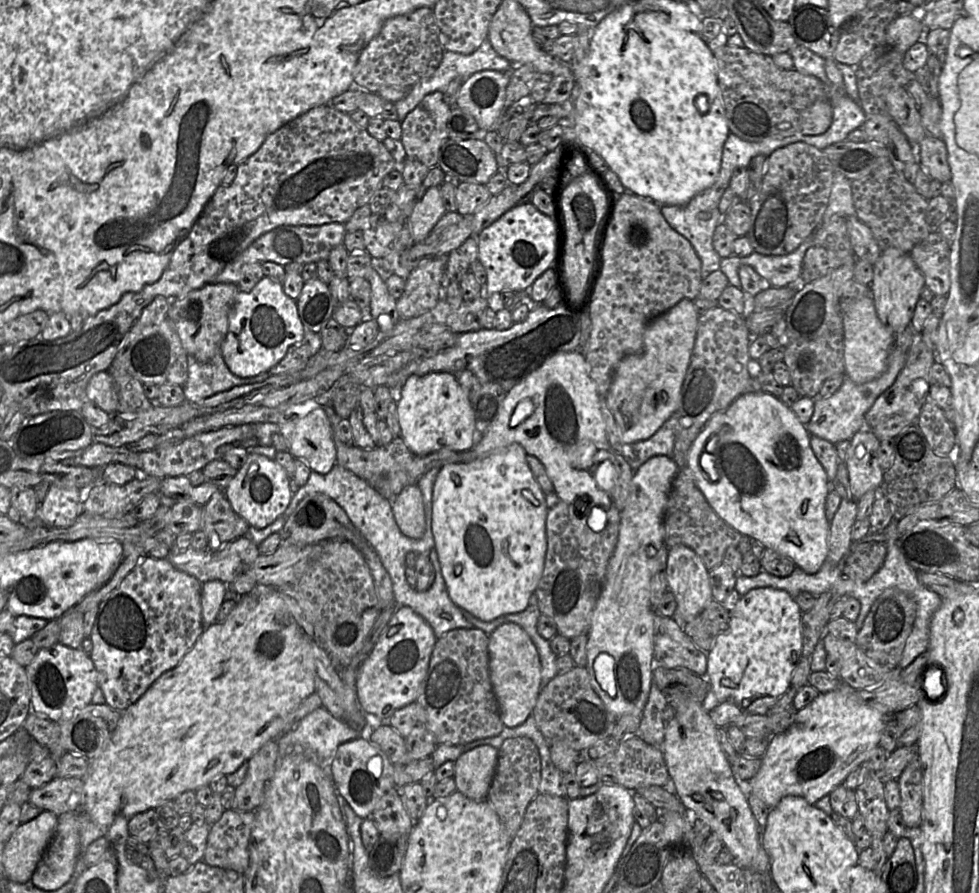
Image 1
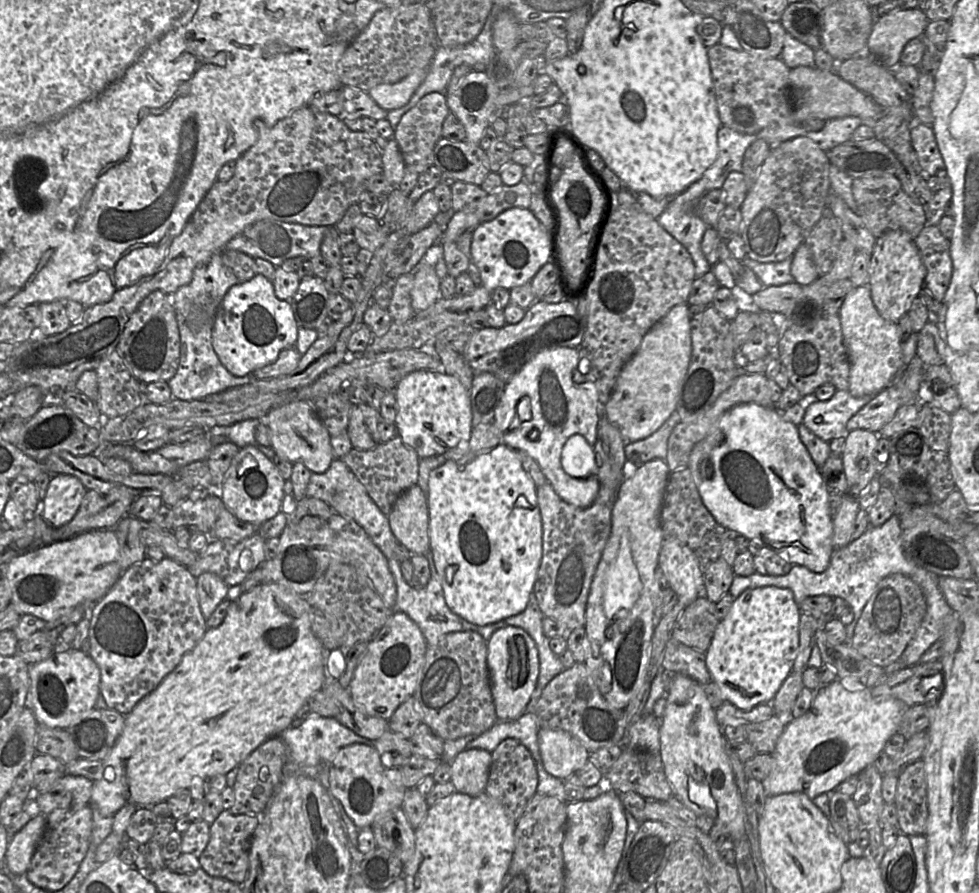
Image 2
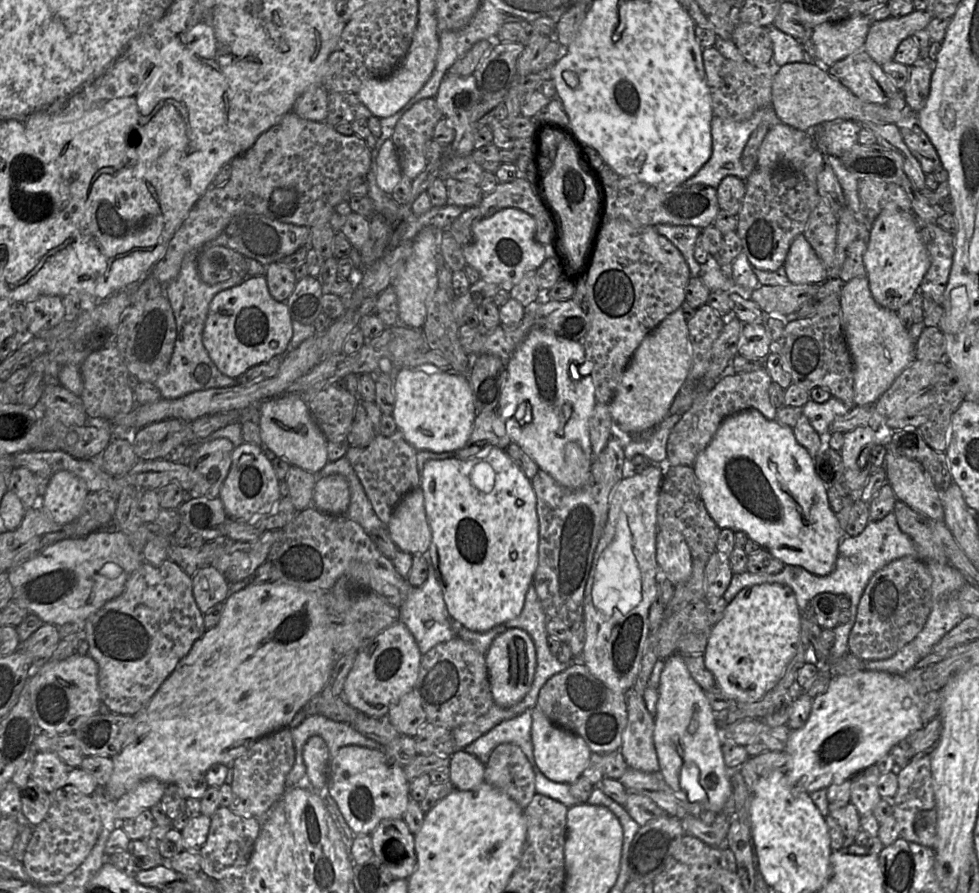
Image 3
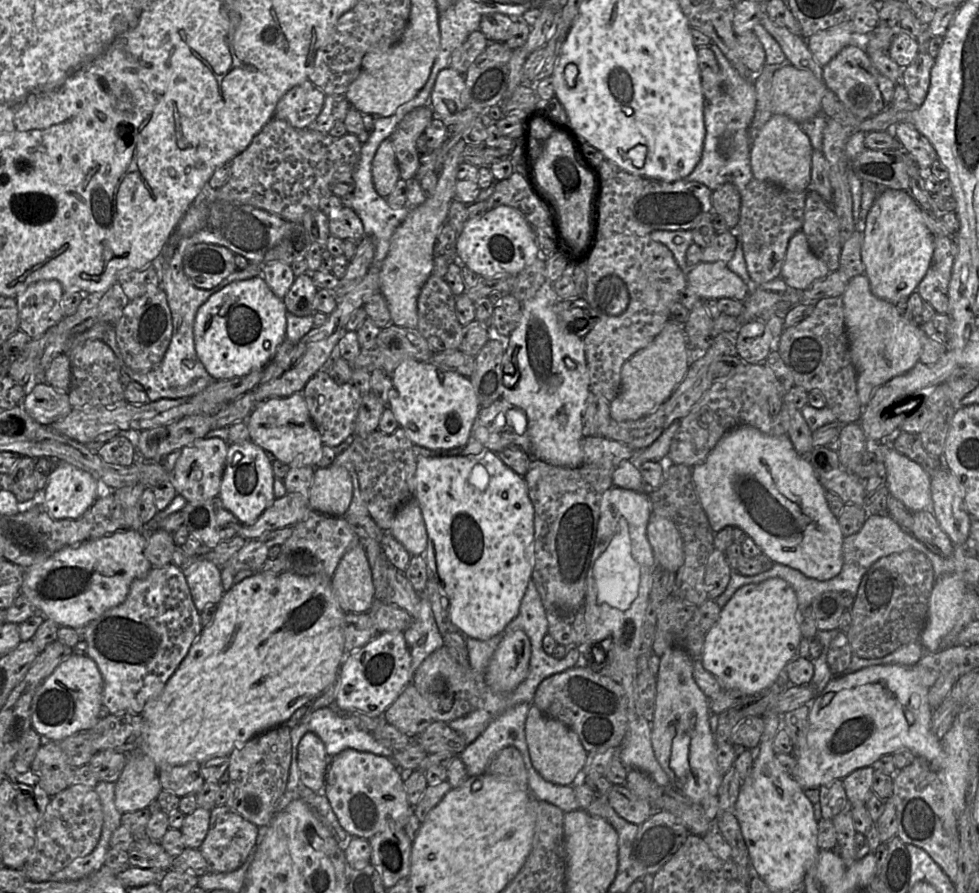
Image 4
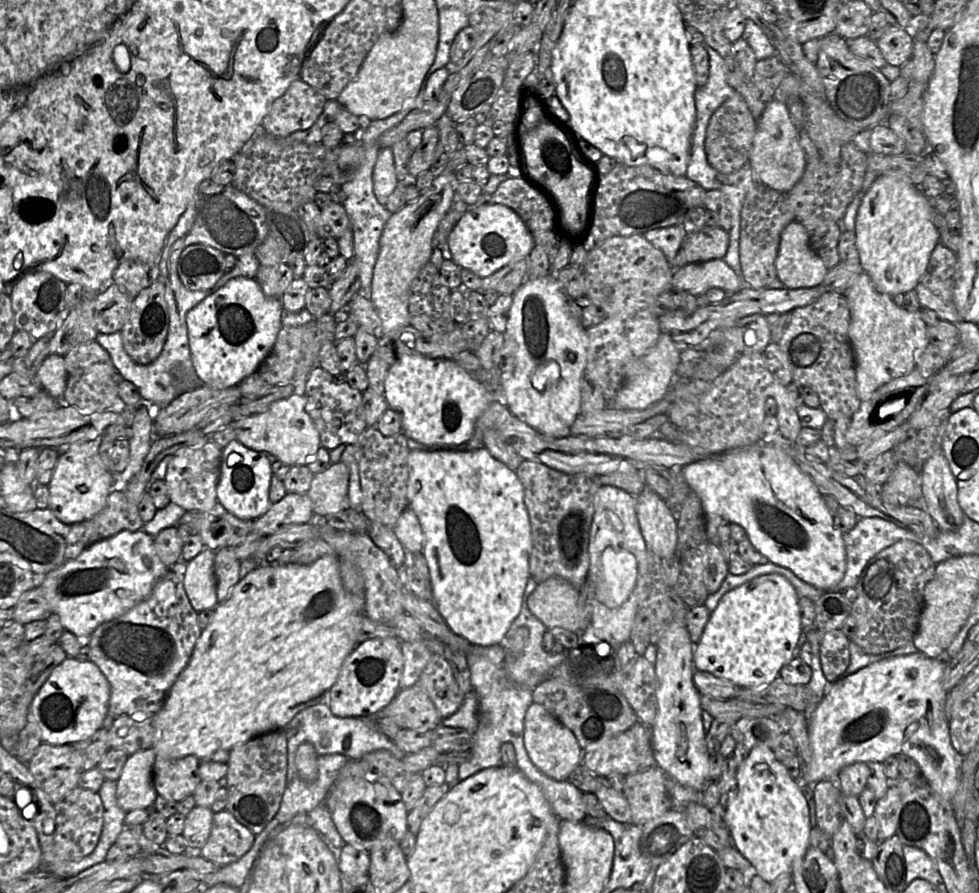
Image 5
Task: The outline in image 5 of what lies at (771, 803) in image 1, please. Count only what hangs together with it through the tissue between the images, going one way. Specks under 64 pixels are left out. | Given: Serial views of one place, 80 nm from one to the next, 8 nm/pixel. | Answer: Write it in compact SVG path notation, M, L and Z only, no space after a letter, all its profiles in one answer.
M920 652L890 657L869 664L855 673L841 677L833 684L828 685L828 689L824 697L815 707L813 712L808 716L808 736L811 746L812 759L808 767L803 764L801 780L807 784L815 784L823 779L836 779L840 769L846 765L856 762L864 762L866 764L871 762L882 763L889 756L906 754L916 761L920 770L920 775L925 779L932 791L939 798L952 801L959 787L960 762L962 761L963 756L959 755L955 751L951 744L949 735L949 722L945 712L947 692L943 688L946 659L948 659L946 656L943 656L943 658L929 658Z

